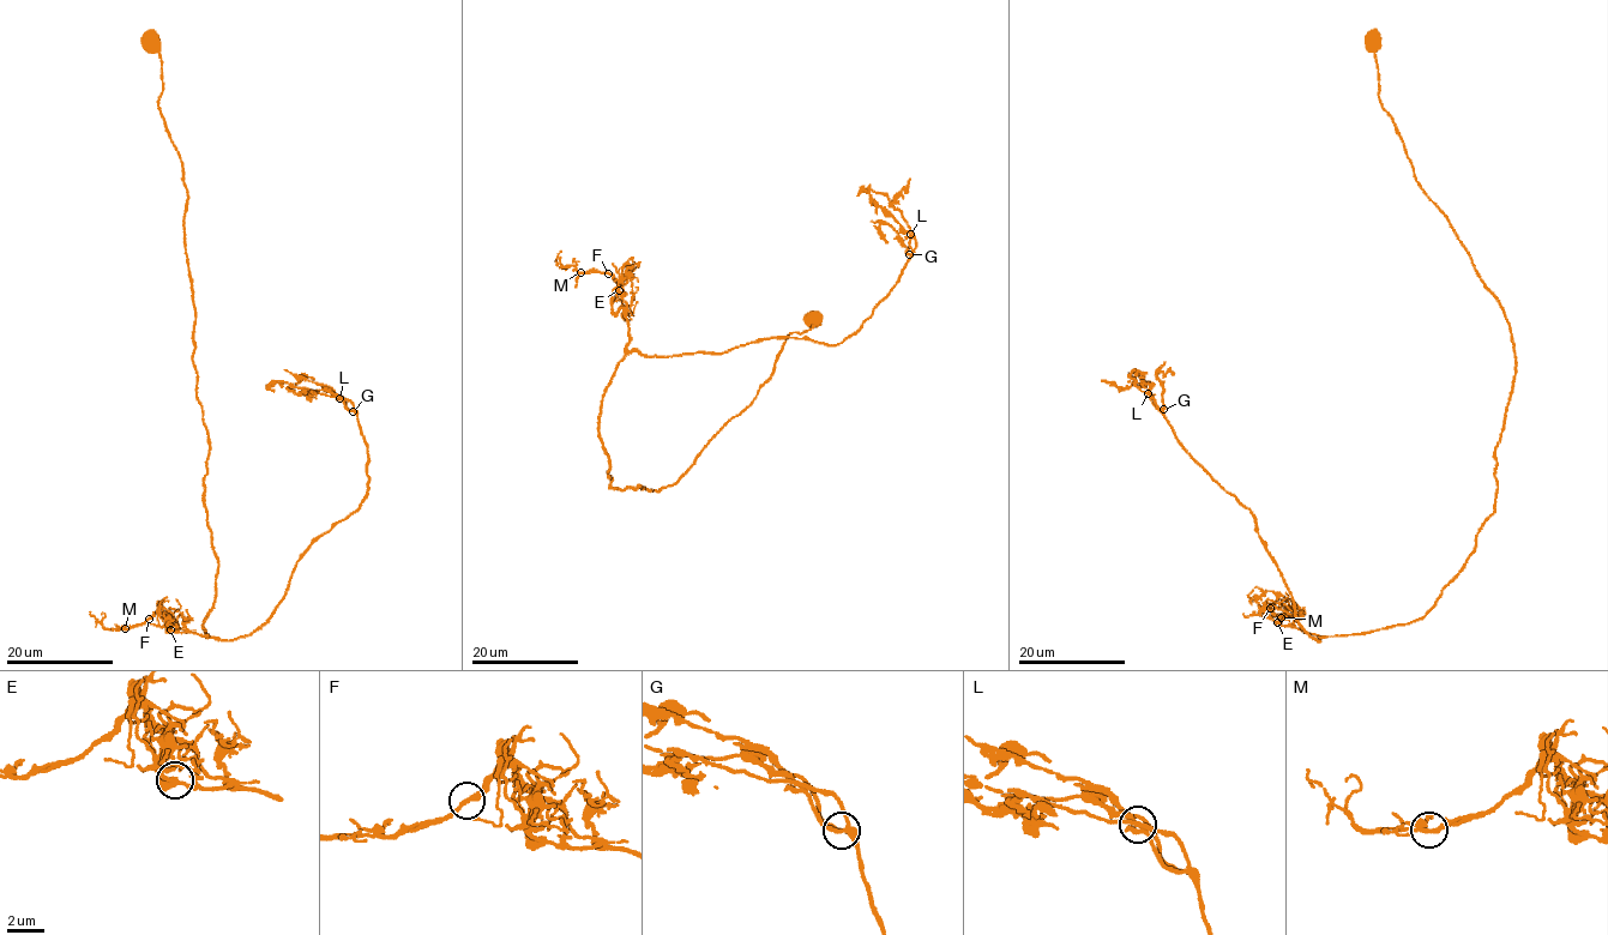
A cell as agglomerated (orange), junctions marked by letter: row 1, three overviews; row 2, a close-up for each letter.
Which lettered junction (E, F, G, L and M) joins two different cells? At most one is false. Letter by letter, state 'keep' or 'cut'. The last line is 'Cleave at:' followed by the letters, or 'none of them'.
E: keep
F: keep
G: keep
L: keep
M: keep
Cleave at: none of them

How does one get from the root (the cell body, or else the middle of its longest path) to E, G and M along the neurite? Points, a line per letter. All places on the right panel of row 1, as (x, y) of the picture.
E: (1374, 41), (1379, 100), (1415, 180), (1510, 326), (1498, 490), (1475, 550), (1422, 617), (1332, 637), (1276, 622)
G: (1374, 41), (1379, 100), (1415, 180), (1515, 345), (1475, 550), (1422, 617), (1317, 643), (1252, 512), (1164, 409)
M: (1374, 41), (1415, 180), (1510, 326), (1498, 490), (1422, 617), (1317, 635), (1281, 596), (1280, 616)

